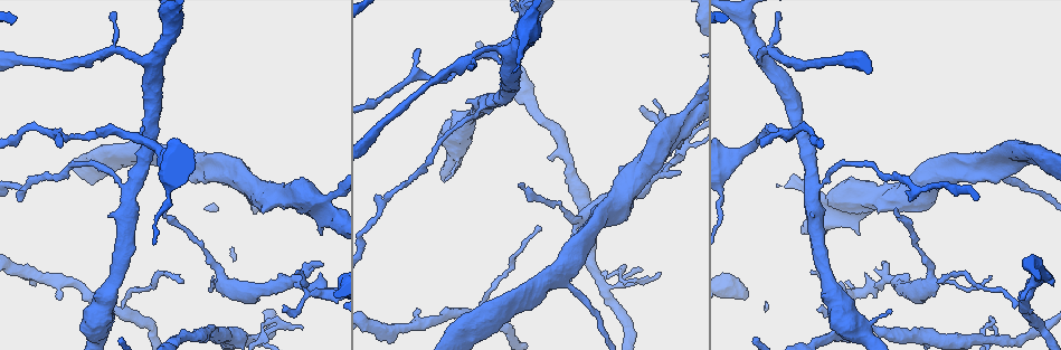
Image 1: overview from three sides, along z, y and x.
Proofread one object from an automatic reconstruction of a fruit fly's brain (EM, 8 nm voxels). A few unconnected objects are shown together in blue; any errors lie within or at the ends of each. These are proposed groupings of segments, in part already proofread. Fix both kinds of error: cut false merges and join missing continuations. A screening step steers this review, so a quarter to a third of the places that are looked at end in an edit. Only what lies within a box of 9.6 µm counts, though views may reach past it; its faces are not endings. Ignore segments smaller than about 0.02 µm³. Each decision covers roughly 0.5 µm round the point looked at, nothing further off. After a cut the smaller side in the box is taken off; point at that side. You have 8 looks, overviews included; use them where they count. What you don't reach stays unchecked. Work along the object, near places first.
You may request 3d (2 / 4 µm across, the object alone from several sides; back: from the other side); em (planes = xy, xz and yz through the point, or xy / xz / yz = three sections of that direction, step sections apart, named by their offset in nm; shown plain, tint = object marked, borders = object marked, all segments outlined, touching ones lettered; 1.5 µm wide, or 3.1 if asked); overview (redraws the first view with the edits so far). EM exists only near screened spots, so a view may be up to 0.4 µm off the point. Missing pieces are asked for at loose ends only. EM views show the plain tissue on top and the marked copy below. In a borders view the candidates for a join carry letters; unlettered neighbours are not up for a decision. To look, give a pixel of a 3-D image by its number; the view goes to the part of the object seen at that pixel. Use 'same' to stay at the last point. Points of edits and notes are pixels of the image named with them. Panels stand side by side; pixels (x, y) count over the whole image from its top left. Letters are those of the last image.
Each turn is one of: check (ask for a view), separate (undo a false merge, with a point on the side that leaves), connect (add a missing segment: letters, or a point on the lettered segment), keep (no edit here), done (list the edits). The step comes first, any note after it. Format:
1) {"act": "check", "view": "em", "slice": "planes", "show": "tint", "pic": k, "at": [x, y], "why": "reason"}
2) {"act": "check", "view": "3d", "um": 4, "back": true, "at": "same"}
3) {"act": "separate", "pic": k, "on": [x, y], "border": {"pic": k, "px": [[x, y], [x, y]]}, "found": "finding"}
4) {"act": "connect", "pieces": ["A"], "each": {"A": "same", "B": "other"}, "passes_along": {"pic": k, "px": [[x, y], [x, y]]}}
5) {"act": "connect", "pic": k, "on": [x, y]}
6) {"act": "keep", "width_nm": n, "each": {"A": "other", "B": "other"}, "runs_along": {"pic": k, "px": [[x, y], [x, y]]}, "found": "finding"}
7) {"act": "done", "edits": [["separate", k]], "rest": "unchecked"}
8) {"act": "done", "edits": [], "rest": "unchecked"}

{"act": "check", "view": "3d", "um": 4, "back": true, "pic": 1, "at": [857, 234]}

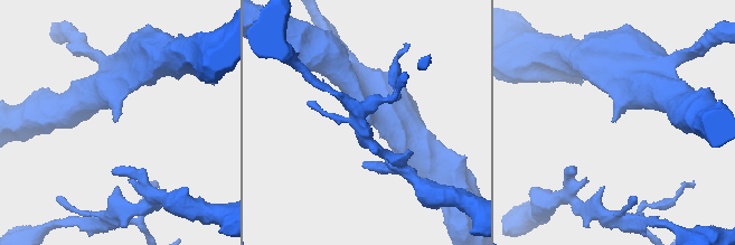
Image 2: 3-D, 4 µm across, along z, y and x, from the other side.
{"act": "check", "view": "em", "slice": "planes", "show": "borders", "pic": 2, "at": [614, 120], "why": "shape alone is not enough"}

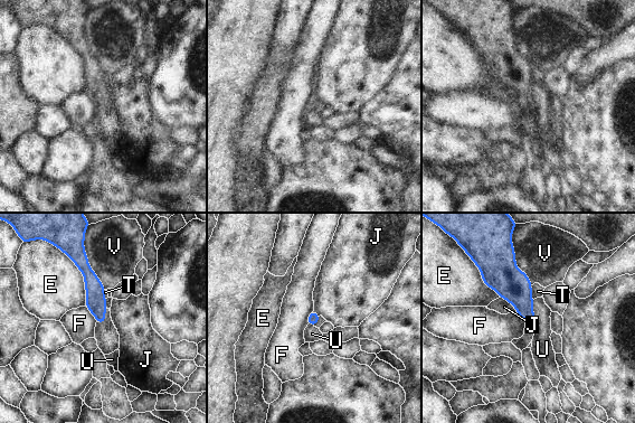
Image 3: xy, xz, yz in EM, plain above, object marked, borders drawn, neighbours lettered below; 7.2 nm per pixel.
{"act": "keep", "longest_contact_nm": ["E", 420], "each": {"E": "other", "F": "other", "J": "other", "T": "other", "U": "other", "V": "other"}, "found": "no lettered segment goes on from it"}

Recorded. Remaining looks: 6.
{"act": "check", "view": "3d", "um": 4, "back": true, "pic": 1, "at": [810, 272], "why": "free end"}

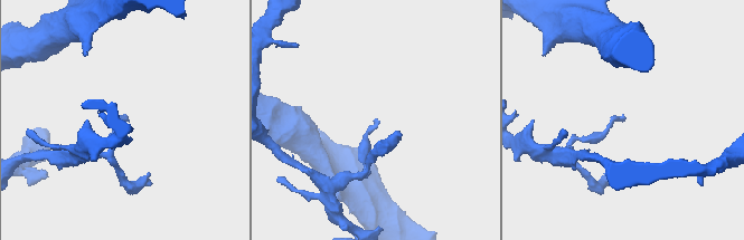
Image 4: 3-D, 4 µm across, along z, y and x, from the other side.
{"act": "check", "view": "em", "slice": "yz", "step": 4, "show": "borders", "pic": 4, "at": [126, 120], "why": "need the tissue"}

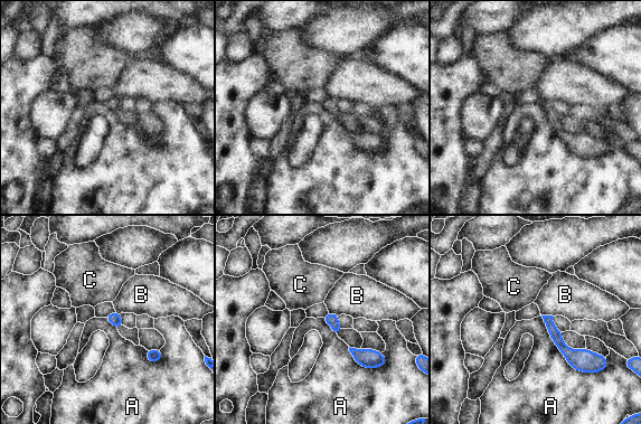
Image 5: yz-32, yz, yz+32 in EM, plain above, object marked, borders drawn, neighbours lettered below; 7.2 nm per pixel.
{"act": "check", "view": "em", "slice": "planes", "show": "borders", "at": "same"}

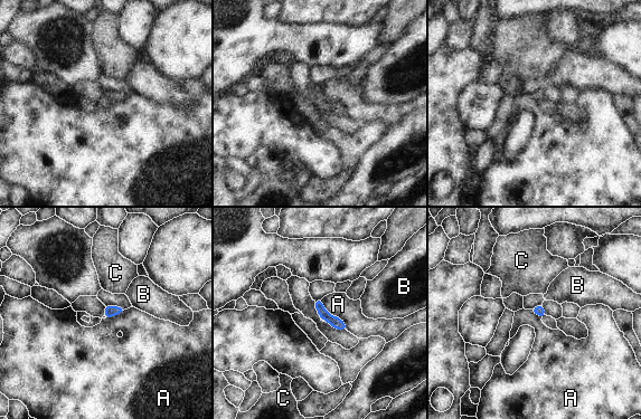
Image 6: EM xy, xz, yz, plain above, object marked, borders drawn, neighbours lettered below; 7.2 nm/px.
{"act": "keep", "each": {"A": "other", "B": "other", "C": "other"}, "border": {"pic": 6, "px": [[321, 298], [347, 330]]}, "found": "no lettered segment goes on from it"}

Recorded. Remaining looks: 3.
{"act": "check", "view": "em", "slice": "planes", "show": "tint", "pic": 1, "at": [1022, 300], "why": "branch stops here"}

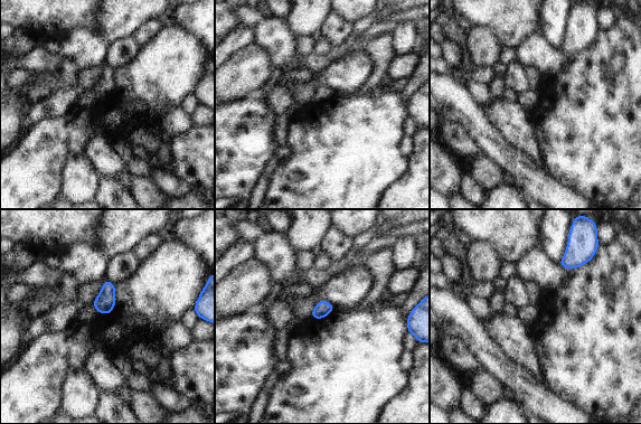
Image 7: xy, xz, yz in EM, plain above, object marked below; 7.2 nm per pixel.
{"act": "check", "view": "em", "slice": "planes", "show": "borders", "at": "same", "why": "what lies round it"}

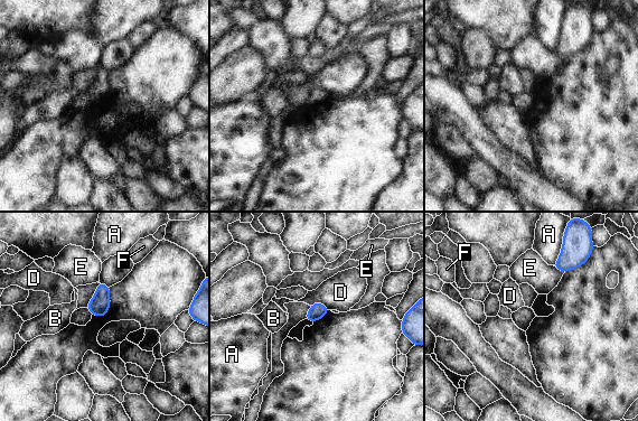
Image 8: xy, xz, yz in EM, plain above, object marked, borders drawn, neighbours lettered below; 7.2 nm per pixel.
{"act": "keep", "longest_contact_nm": ["D", 150], "each": {"A": "other", "B": "other", "D": "other", "E": "other", "F": "other"}, "found": "none of them fits"}

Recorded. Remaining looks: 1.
{"act": "done", "edits": [], "rest": "unchecked"}

